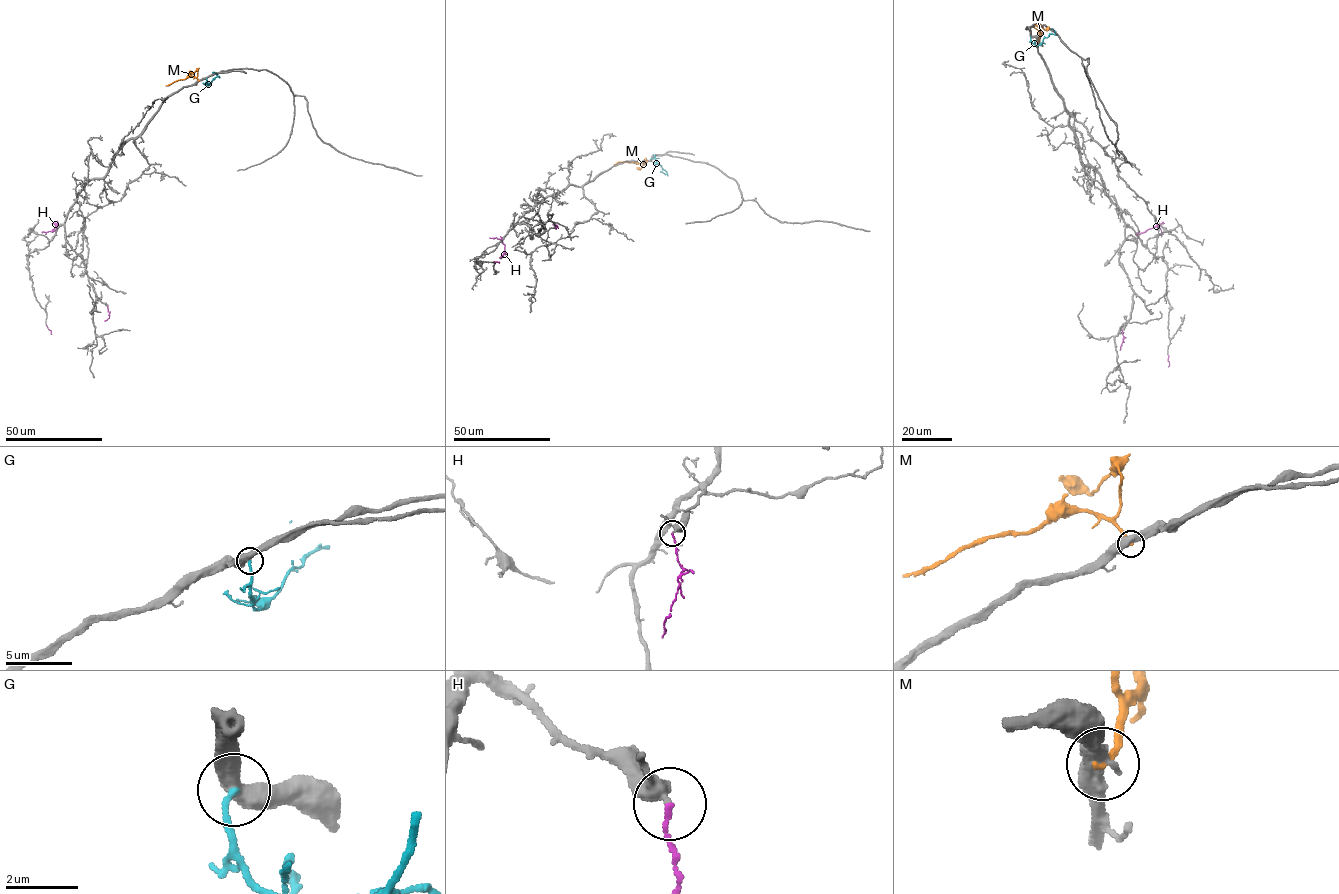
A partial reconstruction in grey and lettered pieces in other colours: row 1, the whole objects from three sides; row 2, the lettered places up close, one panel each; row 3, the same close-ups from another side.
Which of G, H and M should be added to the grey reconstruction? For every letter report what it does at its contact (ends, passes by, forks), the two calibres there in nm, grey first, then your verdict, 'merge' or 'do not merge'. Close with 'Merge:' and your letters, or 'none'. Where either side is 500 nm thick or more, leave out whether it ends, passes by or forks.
G: 550 nm thick on the grey side, 170 nm on the other; do not merge
H: it ends there; 320 nm thick on the grey side, 110 nm on the other; do not merge
M: it ends there; 440 nm thick on the grey side, 240 nm on the other; do not merge
Merge: none

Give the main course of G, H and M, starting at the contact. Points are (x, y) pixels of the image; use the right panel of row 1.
G: (1031, 36), (1030, 40), (1039, 45), (1044, 38), (1053, 34), (1055, 31), (1051, 29)
H: (1121, 330), (1137, 233), (1168, 367)
M: (1038, 40), (1040, 33), (1039, 43), (1043, 46)

